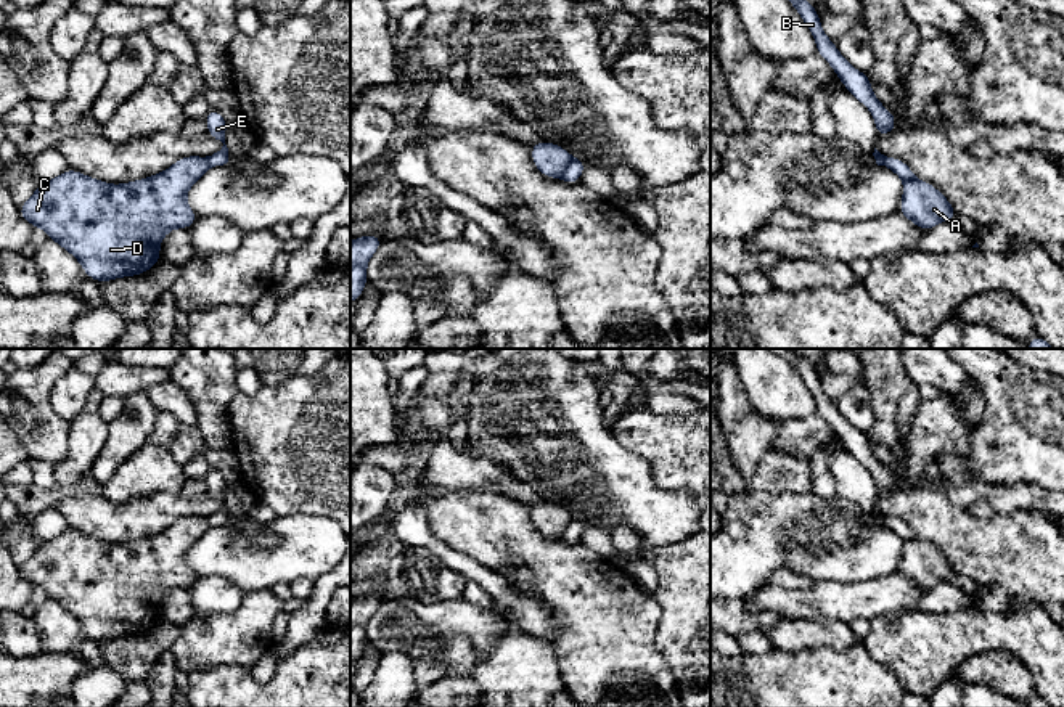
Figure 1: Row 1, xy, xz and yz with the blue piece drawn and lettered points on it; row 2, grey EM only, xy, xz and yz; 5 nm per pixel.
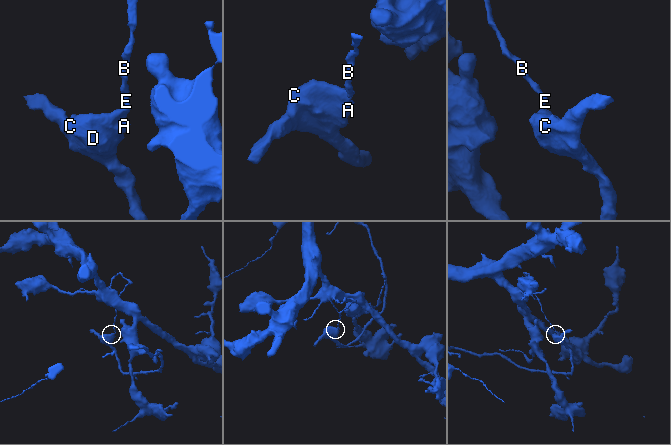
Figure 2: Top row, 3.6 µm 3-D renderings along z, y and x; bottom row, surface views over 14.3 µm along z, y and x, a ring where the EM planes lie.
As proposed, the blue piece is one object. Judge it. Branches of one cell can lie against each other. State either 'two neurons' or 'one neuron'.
two neurons

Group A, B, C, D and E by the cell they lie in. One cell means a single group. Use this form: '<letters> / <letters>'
A C D / B E

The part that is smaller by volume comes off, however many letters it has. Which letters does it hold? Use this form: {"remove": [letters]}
{"remove": ["A", "C", "D"]}

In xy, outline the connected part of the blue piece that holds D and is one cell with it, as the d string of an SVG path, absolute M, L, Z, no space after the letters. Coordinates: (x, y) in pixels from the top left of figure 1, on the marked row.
M185 156L161 174L121 185L68 169L37 185L35 193L19 206L19 215L34 228L43 228L48 239L72 254L84 273L98 283L143 275L162 259L159 244L164 236L174 228L188 230L196 222L186 193L207 169L206 157Z

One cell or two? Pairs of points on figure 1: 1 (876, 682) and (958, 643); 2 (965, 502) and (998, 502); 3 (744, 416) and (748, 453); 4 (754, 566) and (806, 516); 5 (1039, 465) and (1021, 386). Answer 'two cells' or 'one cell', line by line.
1: two cells
2: one cell
3: one cell
4: one cell
5: one cell

